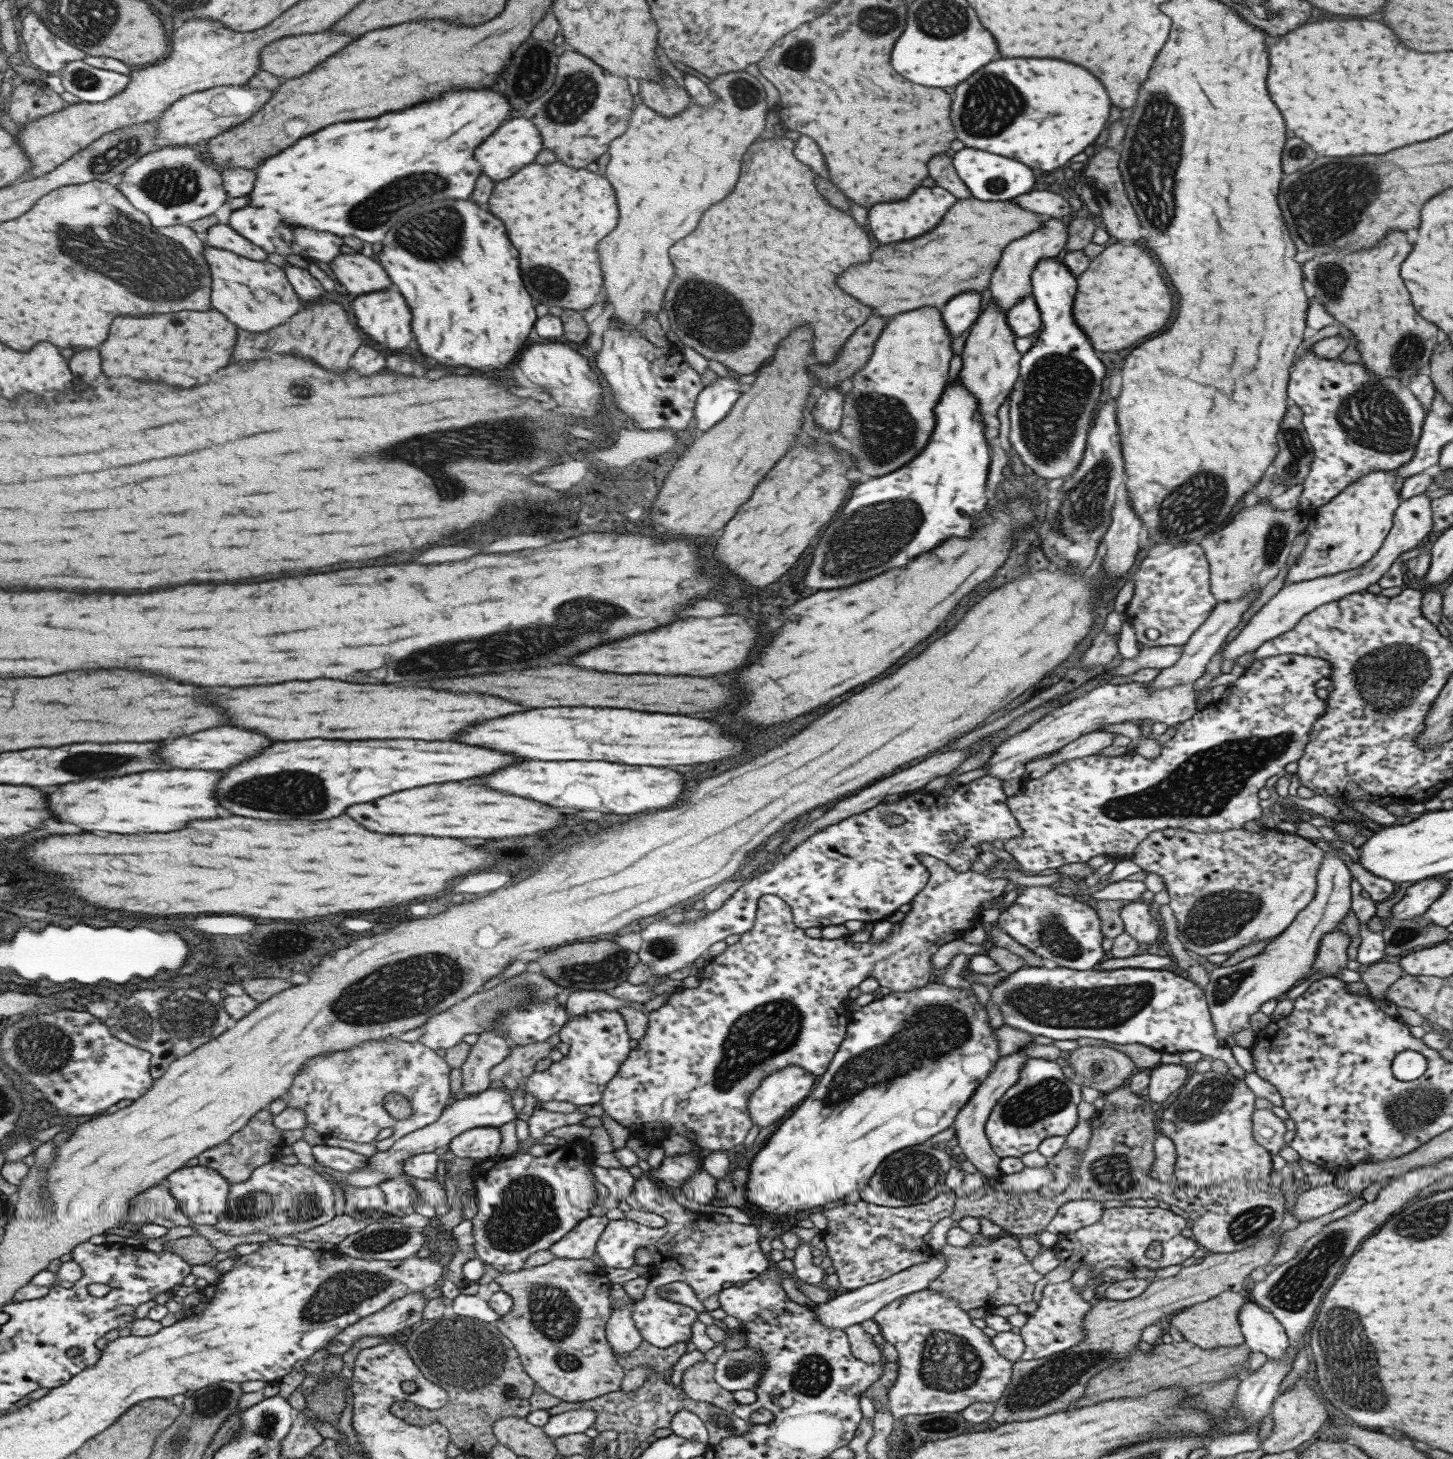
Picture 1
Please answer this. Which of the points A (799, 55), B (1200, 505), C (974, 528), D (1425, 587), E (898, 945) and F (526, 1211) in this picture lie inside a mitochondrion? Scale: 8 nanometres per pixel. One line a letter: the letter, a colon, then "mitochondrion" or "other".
A: mitochondrion
B: mitochondrion
C: other
D: other
E: other
F: mitochondrion

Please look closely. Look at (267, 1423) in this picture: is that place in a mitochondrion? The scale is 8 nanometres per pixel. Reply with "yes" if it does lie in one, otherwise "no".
yes

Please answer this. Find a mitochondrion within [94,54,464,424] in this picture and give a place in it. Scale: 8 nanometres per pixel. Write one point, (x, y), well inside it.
(375, 212)

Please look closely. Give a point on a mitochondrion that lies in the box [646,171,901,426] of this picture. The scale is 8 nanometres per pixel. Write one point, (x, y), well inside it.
(695, 302)

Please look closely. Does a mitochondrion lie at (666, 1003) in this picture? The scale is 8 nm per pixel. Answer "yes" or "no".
no

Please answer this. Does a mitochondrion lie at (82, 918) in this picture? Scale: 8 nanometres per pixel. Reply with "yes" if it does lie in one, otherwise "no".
no

